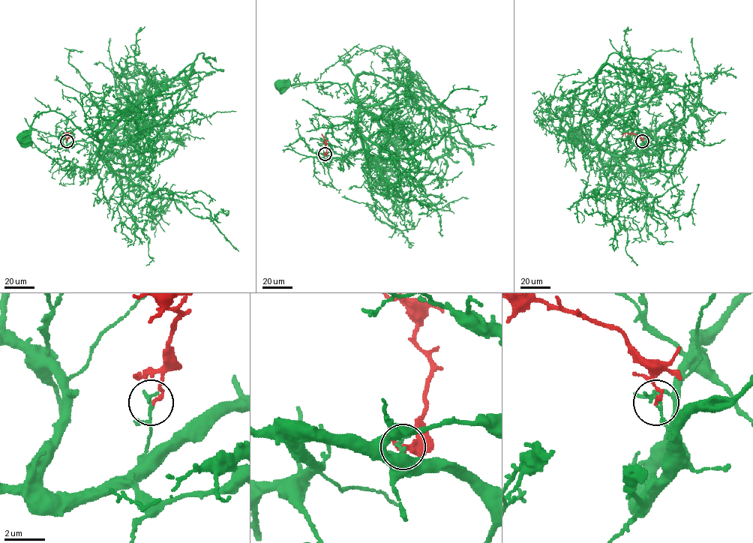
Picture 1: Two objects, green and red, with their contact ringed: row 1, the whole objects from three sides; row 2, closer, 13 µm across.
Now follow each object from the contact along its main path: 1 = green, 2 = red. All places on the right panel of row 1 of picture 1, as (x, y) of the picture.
1: (642, 141), (643, 144), (646, 140), (637, 152), (610, 154), (572, 135), (571, 111), (571, 140), (574, 141)
2: (642, 141), (634, 133), (625, 133), (622, 136)

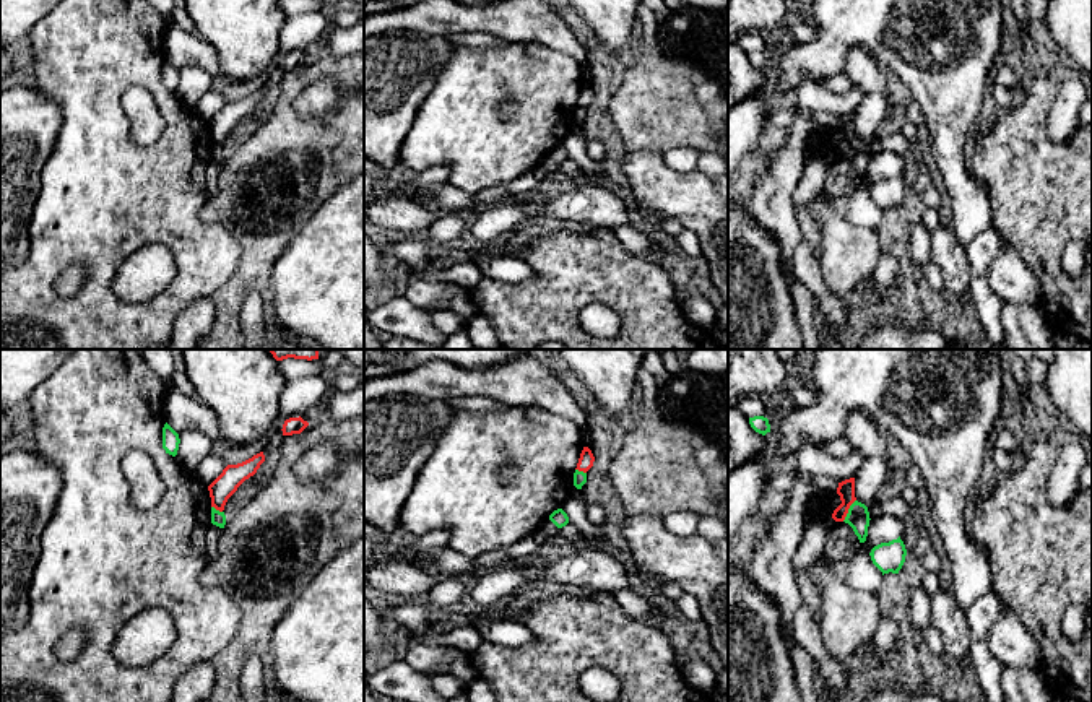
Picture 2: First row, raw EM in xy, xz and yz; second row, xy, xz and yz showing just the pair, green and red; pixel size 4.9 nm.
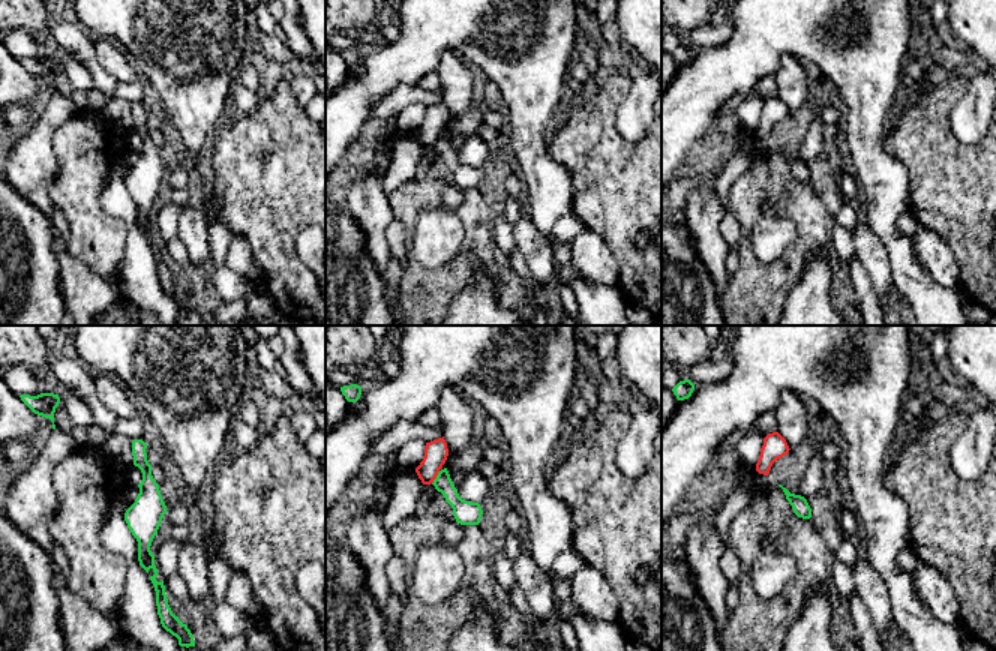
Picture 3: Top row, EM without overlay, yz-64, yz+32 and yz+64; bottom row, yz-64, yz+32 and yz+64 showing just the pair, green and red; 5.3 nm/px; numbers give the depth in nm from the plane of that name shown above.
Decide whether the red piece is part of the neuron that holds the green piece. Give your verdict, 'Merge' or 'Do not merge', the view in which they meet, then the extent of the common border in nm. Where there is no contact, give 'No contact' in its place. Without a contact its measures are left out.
Do not merge. Touches green in yz. Shared border 130 nm

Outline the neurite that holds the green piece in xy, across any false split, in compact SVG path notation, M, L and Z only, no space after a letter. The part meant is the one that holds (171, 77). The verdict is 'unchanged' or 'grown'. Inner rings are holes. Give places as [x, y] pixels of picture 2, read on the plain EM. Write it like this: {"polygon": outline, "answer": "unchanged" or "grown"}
{"polygon": "M166 58L162 63L162 84L166 86L166 89L176 93L179 80L179 70Z", "answer": "unchanged"}

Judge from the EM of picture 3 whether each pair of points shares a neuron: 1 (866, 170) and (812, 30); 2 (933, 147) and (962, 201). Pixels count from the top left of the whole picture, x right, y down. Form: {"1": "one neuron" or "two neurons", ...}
{"1": "one neuron", "2": "one neuron"}

